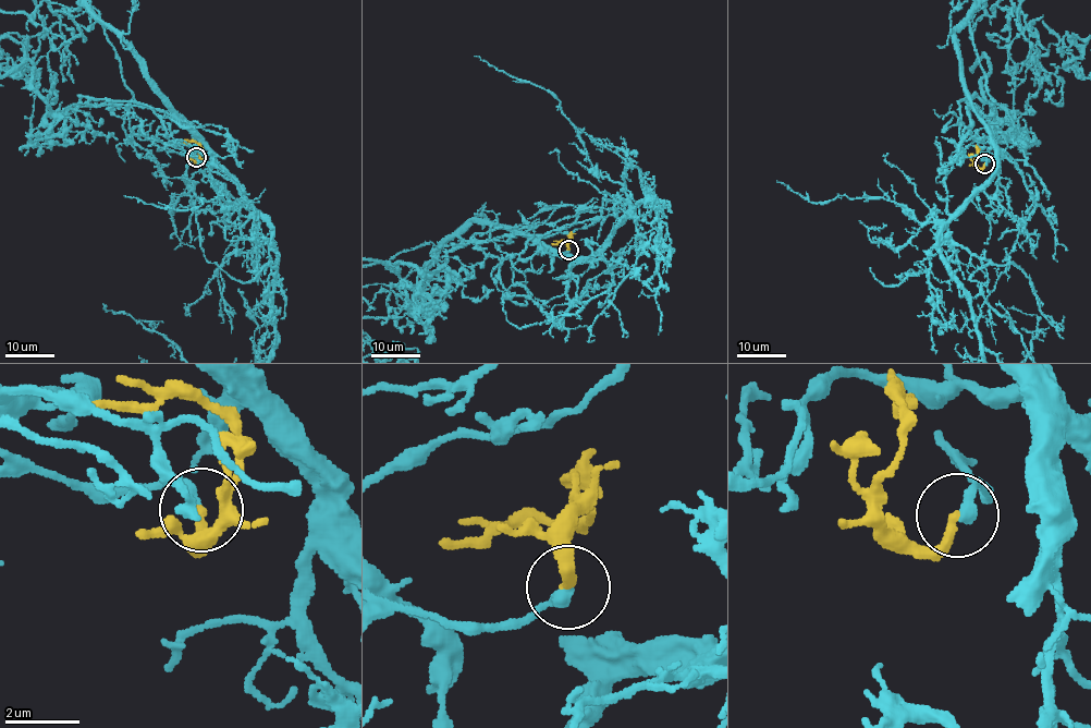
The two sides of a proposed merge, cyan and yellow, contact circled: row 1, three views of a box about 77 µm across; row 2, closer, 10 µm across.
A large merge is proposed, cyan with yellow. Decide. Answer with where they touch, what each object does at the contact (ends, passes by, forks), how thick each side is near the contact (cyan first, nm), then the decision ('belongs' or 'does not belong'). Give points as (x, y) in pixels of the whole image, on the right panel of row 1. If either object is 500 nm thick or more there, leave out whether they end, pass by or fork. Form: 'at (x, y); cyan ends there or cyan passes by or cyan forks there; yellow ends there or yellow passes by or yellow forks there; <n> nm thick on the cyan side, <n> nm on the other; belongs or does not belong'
at (984, 164); cyan ends there; yellow ends there; 360 nm thick on the cyan side, 280 nm on the other; belongs

